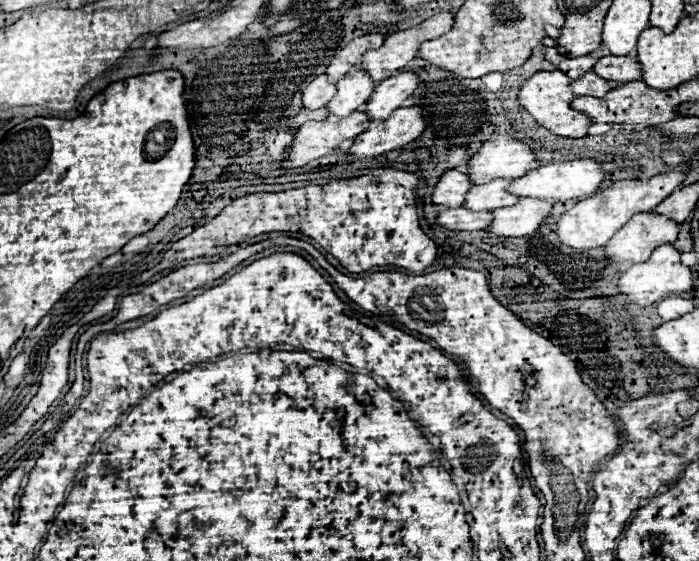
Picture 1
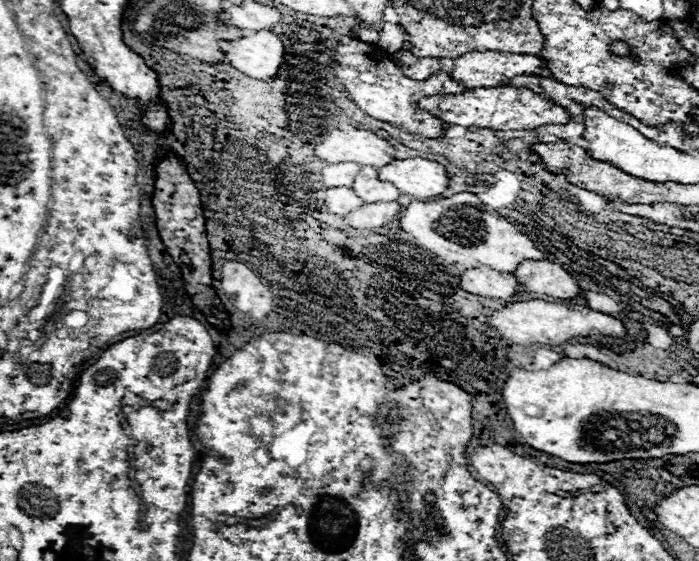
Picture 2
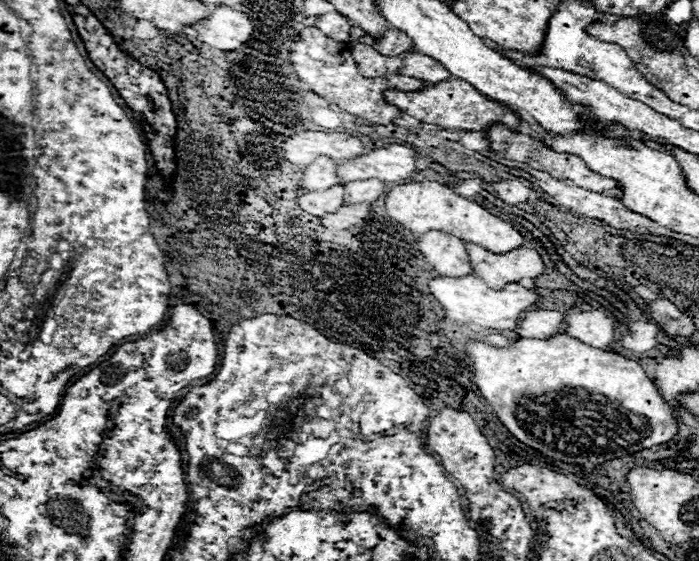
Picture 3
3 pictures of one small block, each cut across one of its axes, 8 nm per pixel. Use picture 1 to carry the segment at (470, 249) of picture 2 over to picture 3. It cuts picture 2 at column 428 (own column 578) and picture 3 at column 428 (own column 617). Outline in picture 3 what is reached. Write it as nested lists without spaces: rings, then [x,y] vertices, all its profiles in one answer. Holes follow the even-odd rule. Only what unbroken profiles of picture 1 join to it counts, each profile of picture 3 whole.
[[[410,182],[394,186],[386,194],[386,214],[414,234],[422,236],[430,230],[442,230],[462,238],[464,242],[474,242],[494,254],[506,254],[508,250],[516,250],[526,242],[512,224],[492,216],[480,204],[452,192],[446,184],[440,182]]]

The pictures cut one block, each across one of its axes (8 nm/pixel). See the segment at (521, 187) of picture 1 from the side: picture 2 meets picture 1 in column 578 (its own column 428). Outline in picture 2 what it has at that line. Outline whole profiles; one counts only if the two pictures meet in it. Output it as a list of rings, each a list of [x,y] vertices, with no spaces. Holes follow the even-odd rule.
[[[426,158],[394,160],[378,170],[378,178],[392,182],[402,194],[410,194],[416,200],[436,198],[448,188],[446,168]]]

